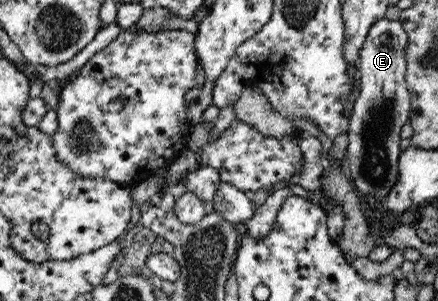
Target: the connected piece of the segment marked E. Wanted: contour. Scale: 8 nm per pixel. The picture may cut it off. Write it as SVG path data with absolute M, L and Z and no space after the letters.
M399 19L376 20L360 48L357 66L360 92L347 130L348 164L355 188L365 199L386 196L398 180L398 158L403 151L400 132L408 124L412 112L412 95L406 82L407 48L409 36Z

